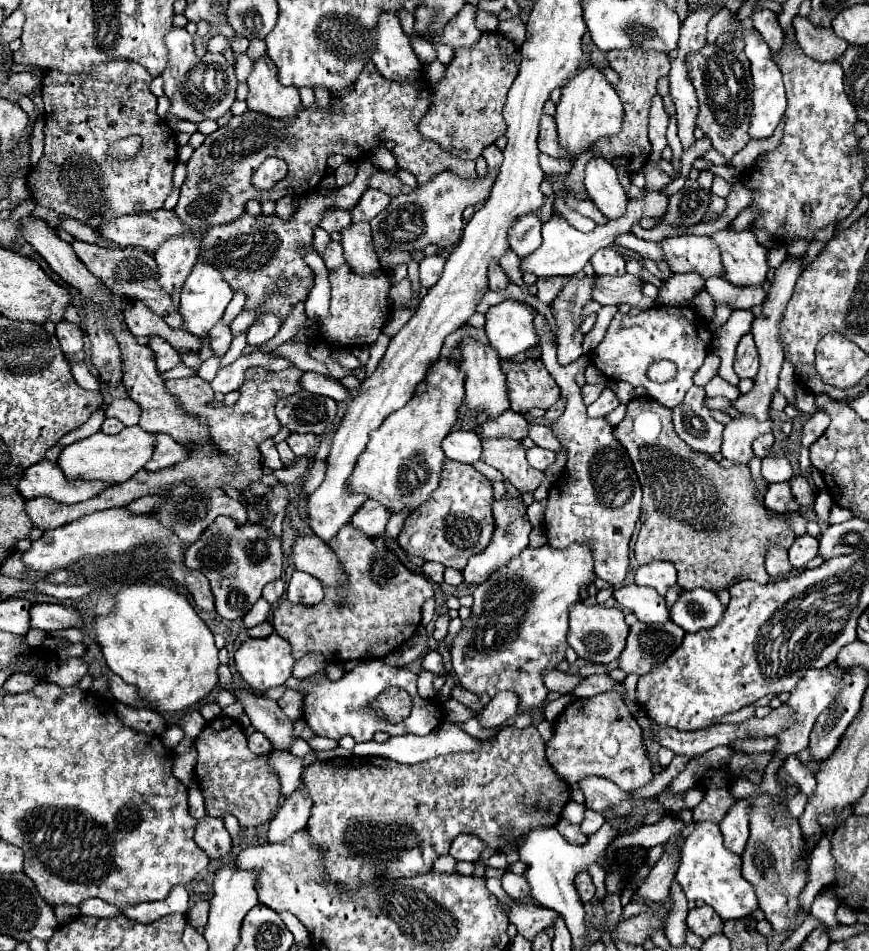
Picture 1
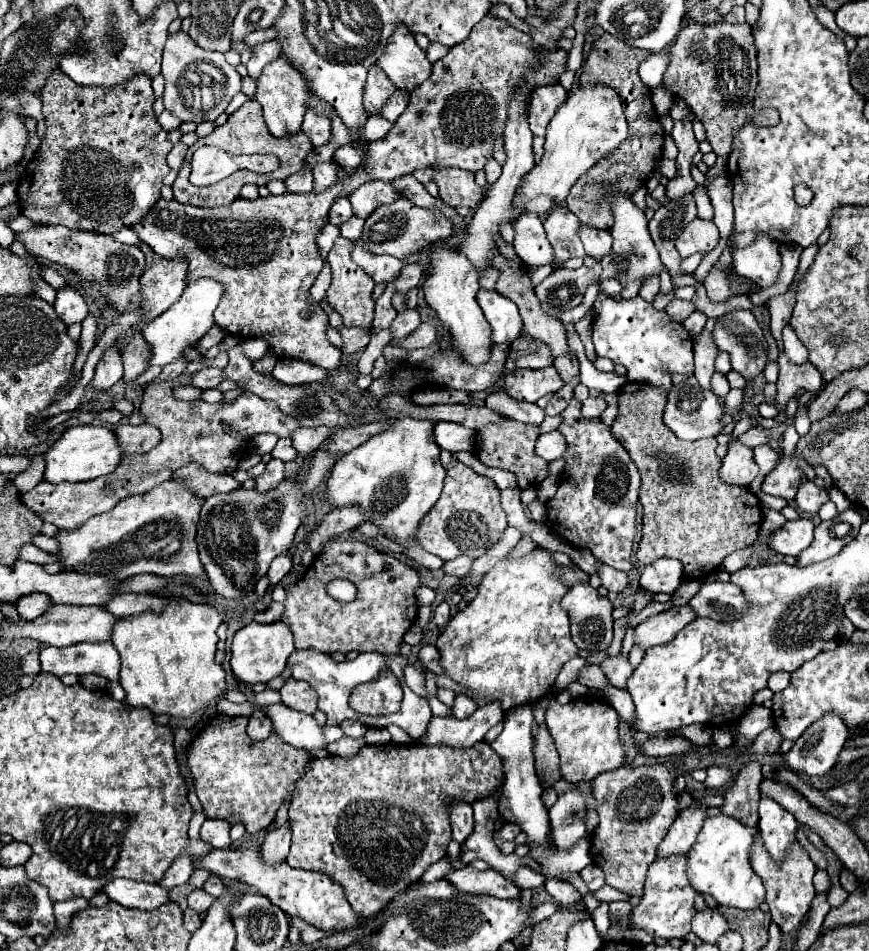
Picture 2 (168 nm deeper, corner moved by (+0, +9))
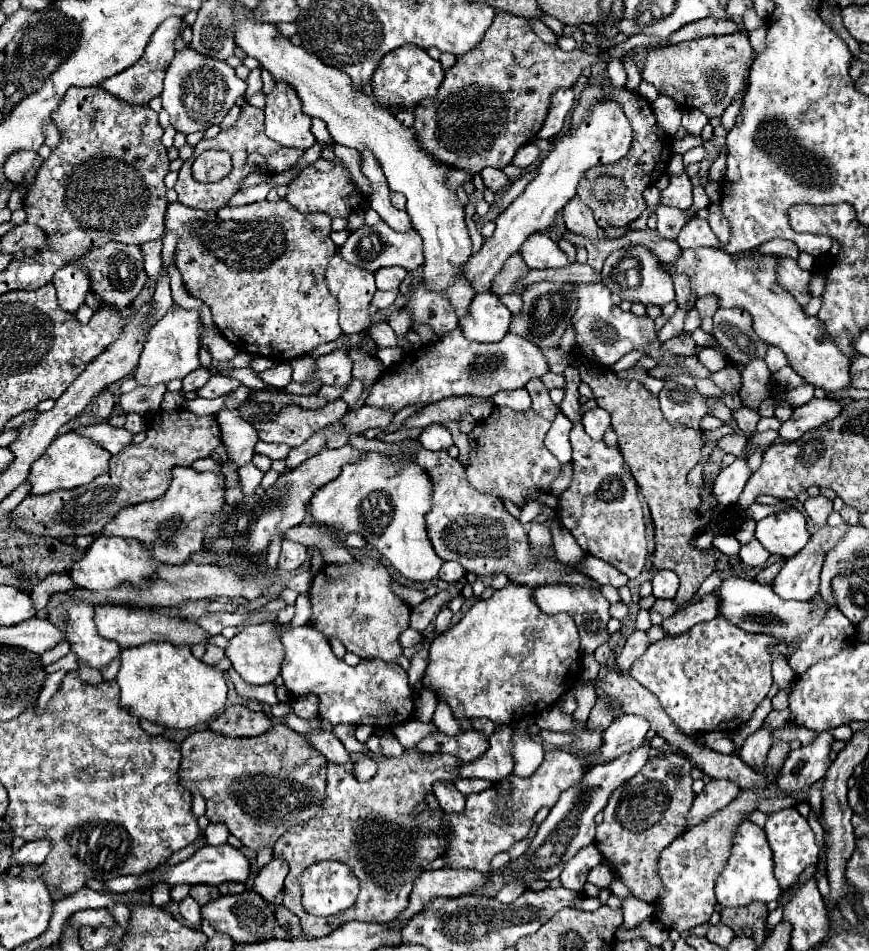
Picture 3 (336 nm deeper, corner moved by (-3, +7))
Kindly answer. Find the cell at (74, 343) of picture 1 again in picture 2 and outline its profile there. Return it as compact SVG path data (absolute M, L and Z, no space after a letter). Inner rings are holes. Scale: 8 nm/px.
M66 284L64 288L60 288L56 292L54 308L56 308L58 316L62 318L62 322L66 326L76 324L76 322L82 322L88 316L88 306L86 306L86 300L84 300L82 292L76 290L70 284Z

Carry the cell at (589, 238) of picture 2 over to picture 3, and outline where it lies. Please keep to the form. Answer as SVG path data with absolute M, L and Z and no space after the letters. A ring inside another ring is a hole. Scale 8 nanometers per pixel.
M577 196L563 208L563 218L565 218L567 230L577 236L589 236L589 240L607 238L605 230L597 226L593 218L593 210L587 208Z

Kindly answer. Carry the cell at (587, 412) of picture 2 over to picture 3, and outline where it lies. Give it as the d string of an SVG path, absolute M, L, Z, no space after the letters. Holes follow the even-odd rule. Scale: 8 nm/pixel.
M593 408L589 410L587 414L583 414L583 426L585 426L585 432L589 436L593 436L593 440L601 440L603 438L603 432L609 428L611 424L611 418L609 418L609 412L605 412L603 408Z

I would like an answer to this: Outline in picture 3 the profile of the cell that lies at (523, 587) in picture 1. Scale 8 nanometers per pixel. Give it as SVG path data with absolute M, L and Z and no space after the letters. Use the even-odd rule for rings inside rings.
M509 582L491 598L479 600L447 632L437 636L429 648L429 666L423 682L445 698L455 718L487 718L493 724L513 724L519 718L537 716L555 704L577 684L579 634L569 614L545 614L533 602L533 588Z

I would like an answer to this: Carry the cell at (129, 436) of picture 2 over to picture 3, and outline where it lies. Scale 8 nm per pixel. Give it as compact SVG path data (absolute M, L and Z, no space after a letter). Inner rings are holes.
M93 424L87 428L79 428L79 434L95 440L97 444L101 444L105 450L109 450L111 454L119 454L123 450L123 446L127 446L133 440L133 434L125 428L113 428L111 424Z

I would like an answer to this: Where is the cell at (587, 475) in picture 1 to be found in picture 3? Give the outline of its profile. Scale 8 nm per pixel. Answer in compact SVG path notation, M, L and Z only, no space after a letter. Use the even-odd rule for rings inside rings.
M575 424L571 430L571 446L573 482L559 496L557 520L585 552L609 562L629 578L637 578L647 560L647 540L635 478L629 476L619 448L611 448L603 440L593 440L581 424Z

